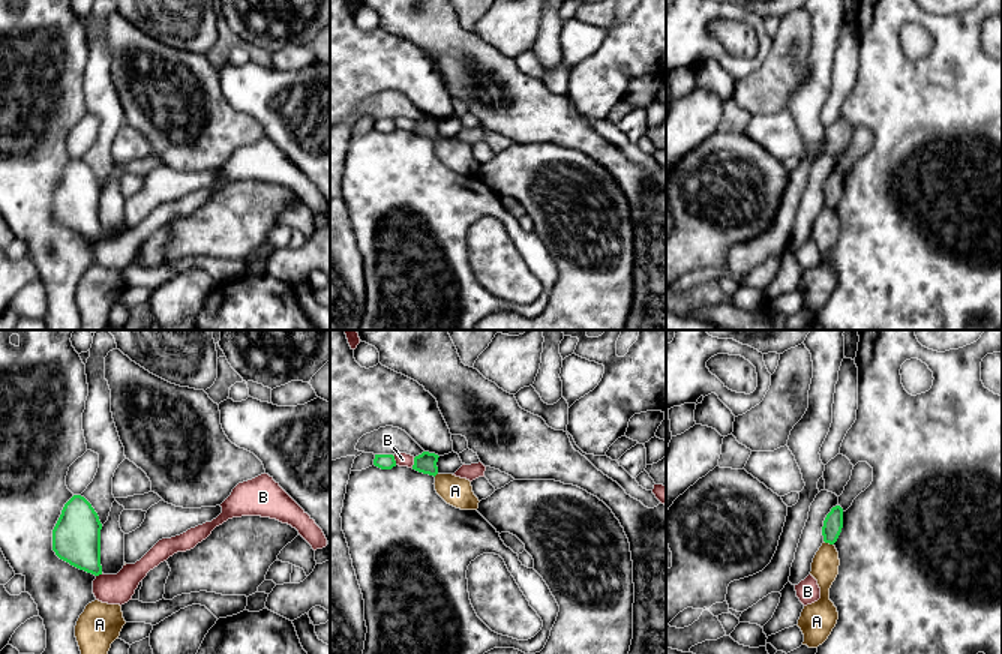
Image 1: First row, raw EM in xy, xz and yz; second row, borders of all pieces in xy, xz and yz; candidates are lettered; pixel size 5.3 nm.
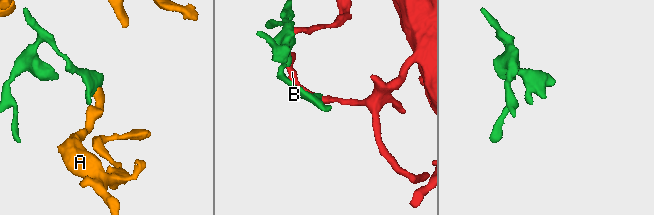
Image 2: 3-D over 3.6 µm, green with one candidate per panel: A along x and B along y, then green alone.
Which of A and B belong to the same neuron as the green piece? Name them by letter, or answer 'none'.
none

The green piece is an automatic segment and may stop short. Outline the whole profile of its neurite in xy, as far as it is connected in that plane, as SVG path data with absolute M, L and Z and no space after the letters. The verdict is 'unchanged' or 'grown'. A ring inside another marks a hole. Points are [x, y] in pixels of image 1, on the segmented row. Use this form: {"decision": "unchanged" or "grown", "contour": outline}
{"decision": "unchanged", "contour": "M74 495L52 530L52 550L70 566L99 576L100 530L102 524L92 504L84 496Z"}

